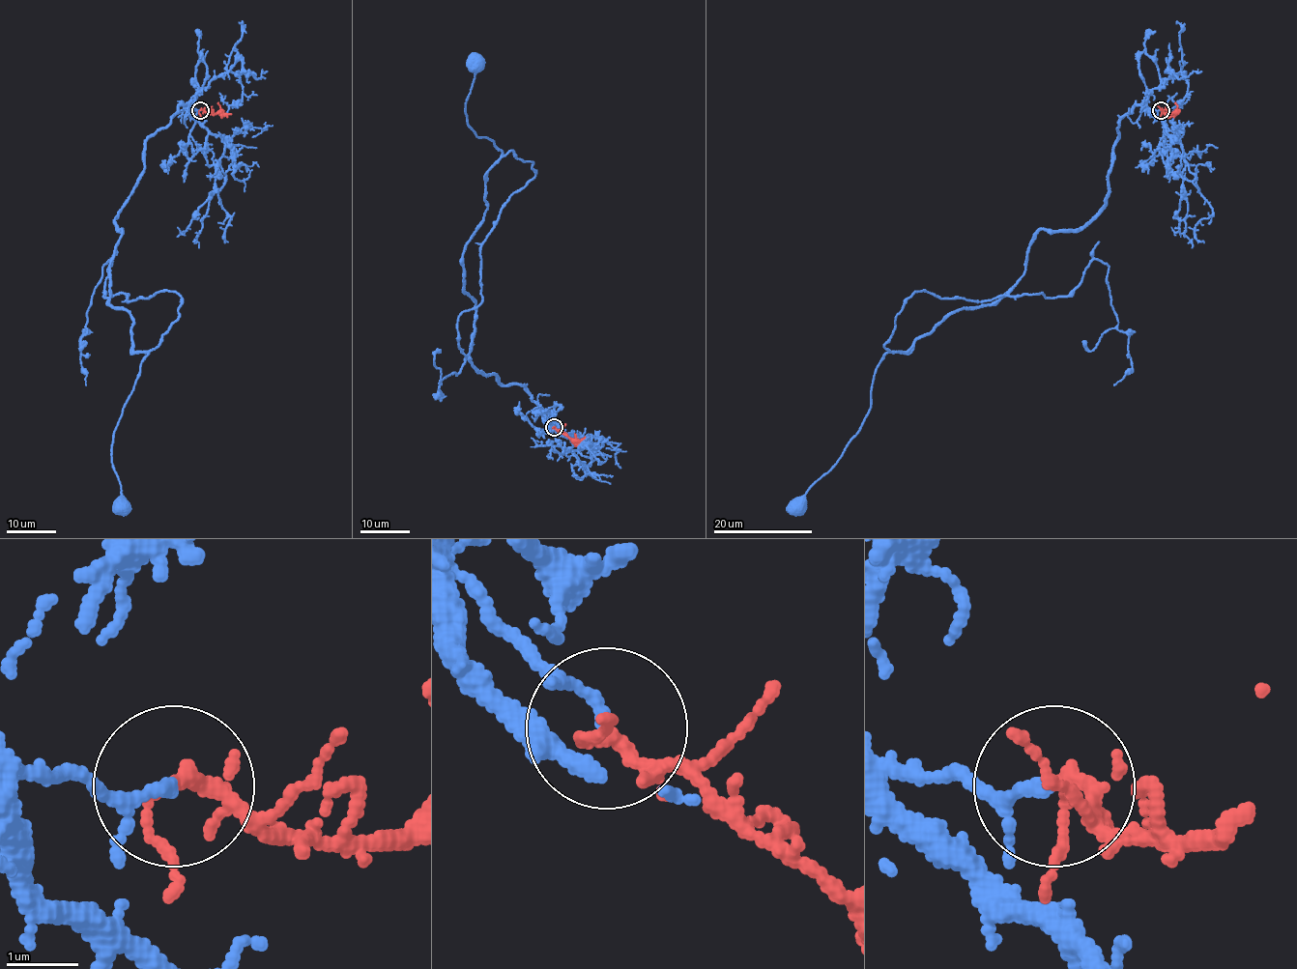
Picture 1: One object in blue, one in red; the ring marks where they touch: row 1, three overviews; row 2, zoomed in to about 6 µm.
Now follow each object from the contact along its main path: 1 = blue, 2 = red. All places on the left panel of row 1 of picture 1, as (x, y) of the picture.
1: (200, 110), (181, 105), (146, 141), (115, 216), (109, 304), (147, 352), (111, 443), (122, 506)
2: (200, 110), (231, 114)

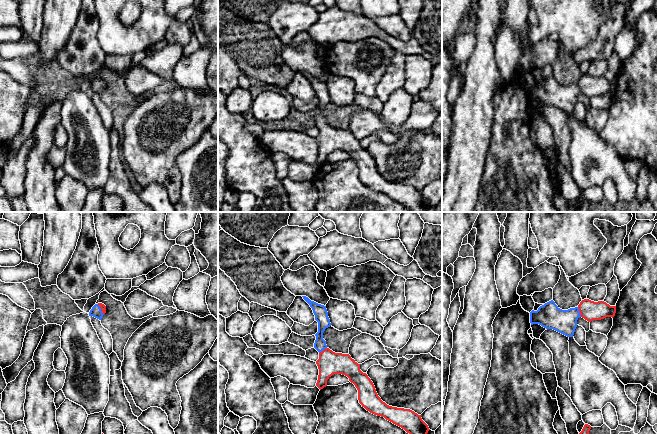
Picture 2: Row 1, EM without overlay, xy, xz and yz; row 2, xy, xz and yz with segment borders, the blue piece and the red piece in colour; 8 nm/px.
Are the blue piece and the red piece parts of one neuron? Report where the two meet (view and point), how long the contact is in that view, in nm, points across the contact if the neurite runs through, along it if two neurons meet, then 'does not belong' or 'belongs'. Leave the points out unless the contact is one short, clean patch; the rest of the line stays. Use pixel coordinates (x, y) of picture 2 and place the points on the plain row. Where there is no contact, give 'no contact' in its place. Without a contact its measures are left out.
contact yz (579, 88); length 90 nm; way yz (549, 92), (570, 92), (579, 88), (589, 86); belongs

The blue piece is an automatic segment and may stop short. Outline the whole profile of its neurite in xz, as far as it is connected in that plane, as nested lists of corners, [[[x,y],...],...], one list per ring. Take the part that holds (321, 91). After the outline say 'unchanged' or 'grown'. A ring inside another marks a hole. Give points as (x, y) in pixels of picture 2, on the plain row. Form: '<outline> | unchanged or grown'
[[[302,72],[310,81],[318,98],[318,108],[314,124],[319,128],[316,140],[319,145],[316,162],[321,166],[327,162],[327,156],[334,150],[342,150],[349,154],[358,166],[359,179],[370,189],[384,193],[386,196],[401,203],[411,212],[426,212],[430,206],[428,201],[410,185],[387,181],[378,172],[375,162],[366,149],[360,146],[360,140],[349,130],[335,129],[330,126],[323,115],[323,108],[331,102],[326,82]]] | grown

